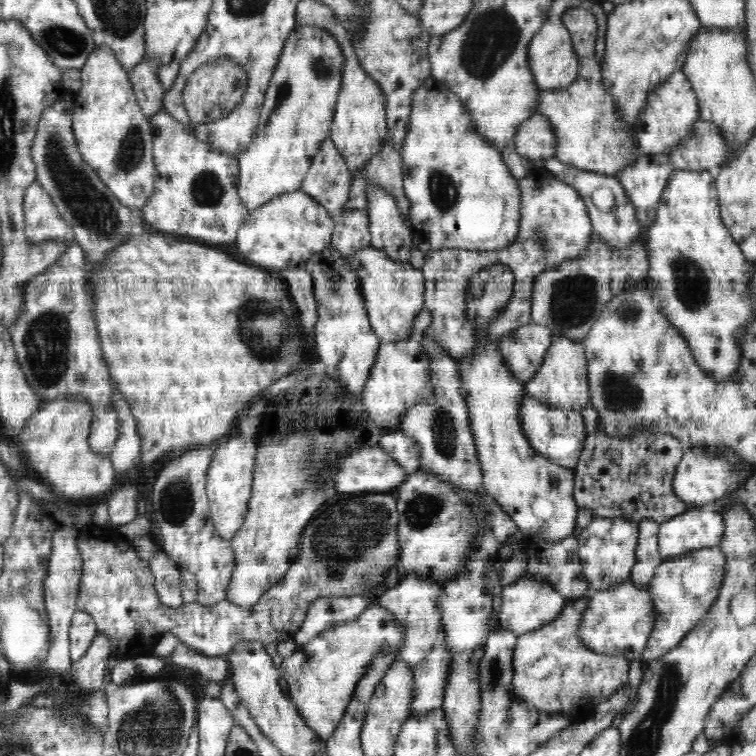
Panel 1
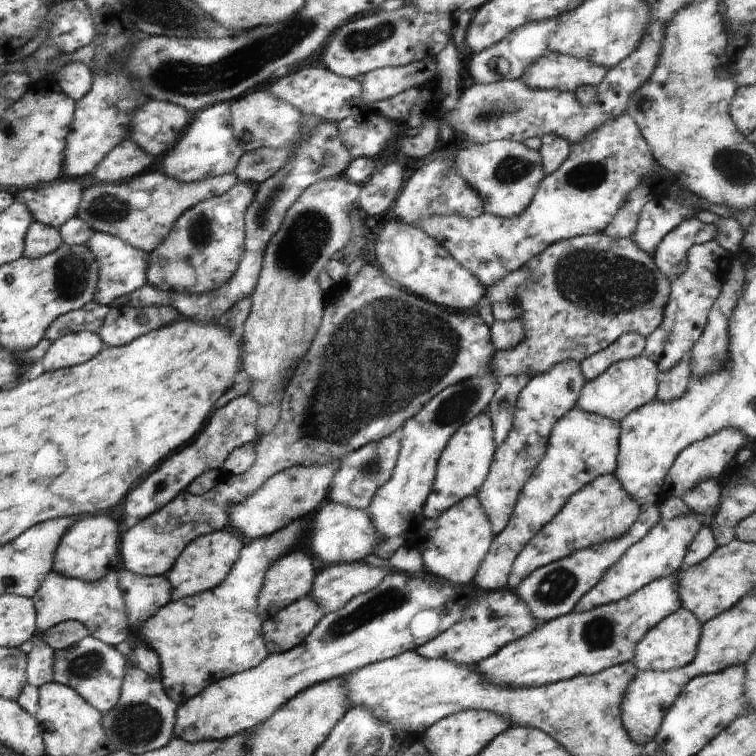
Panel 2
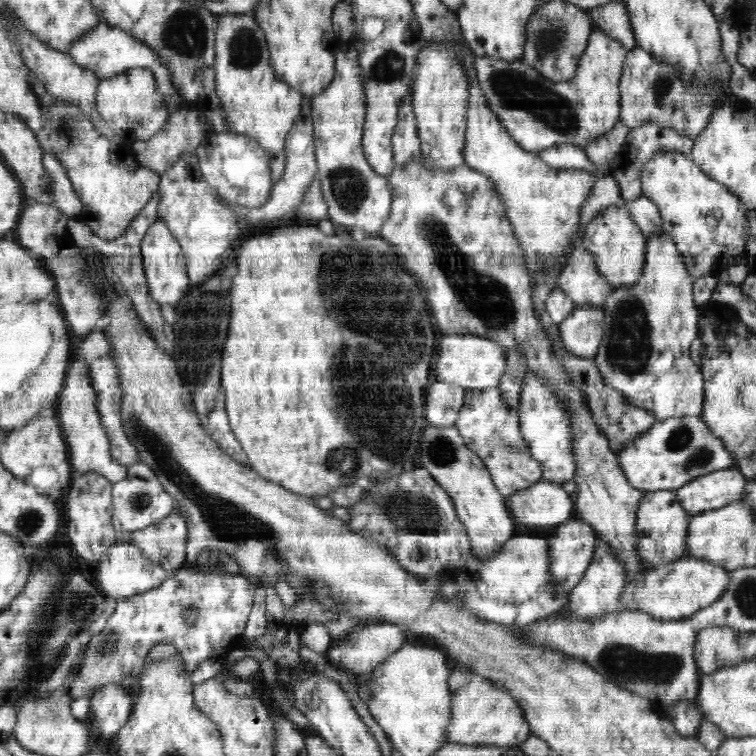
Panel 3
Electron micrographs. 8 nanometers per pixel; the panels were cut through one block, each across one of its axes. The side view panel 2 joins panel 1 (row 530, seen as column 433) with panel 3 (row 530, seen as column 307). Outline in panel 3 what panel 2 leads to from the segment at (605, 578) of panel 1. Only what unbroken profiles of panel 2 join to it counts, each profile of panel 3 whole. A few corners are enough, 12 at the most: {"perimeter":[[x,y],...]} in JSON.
{"perimeter":[[675,490],[648,491],[636,510],[647,567],[683,559],[690,513]]}

